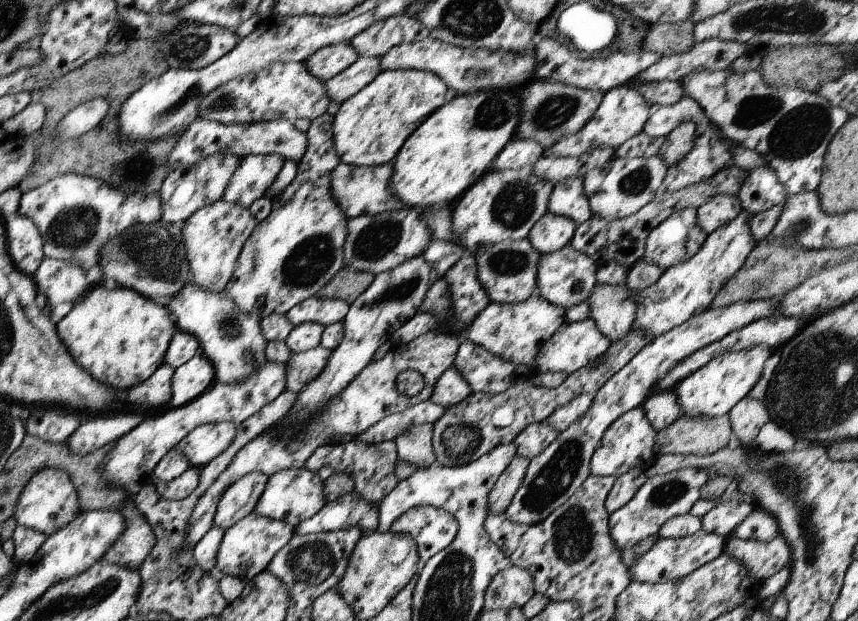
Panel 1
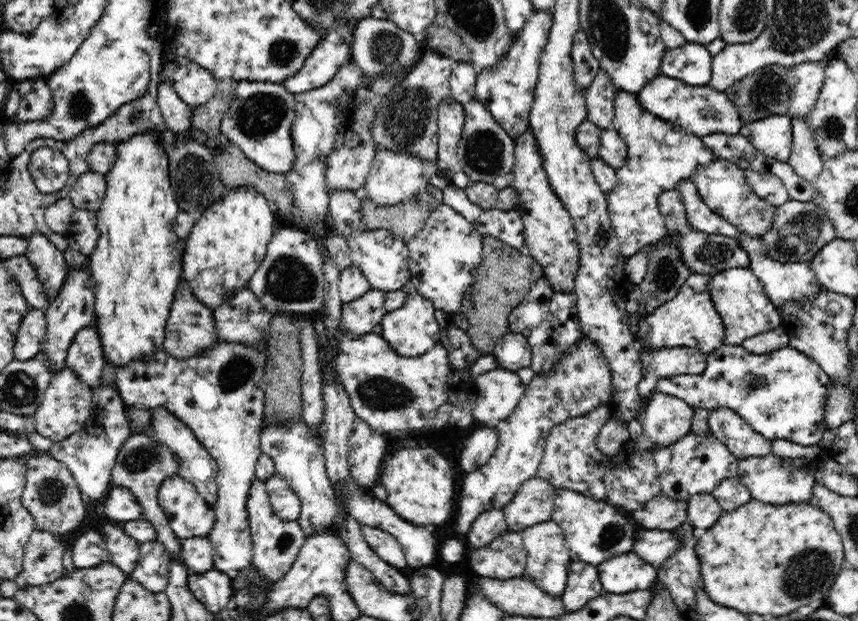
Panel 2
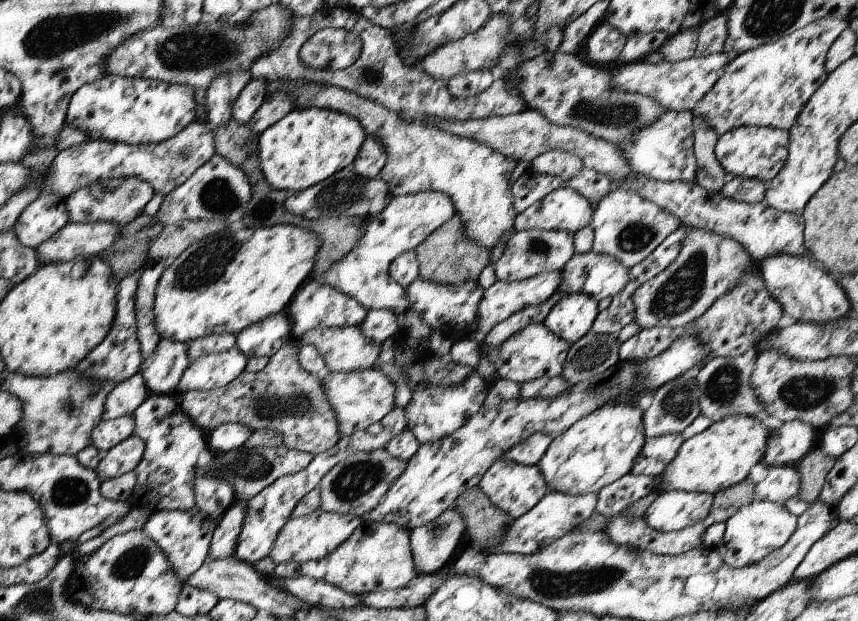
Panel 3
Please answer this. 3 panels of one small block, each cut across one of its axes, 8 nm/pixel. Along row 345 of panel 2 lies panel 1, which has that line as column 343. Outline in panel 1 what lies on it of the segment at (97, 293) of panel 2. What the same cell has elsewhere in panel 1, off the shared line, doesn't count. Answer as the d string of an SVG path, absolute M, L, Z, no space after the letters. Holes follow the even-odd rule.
M384 70L353 96L340 102L332 117L333 150L339 161L351 166L377 166L391 162L401 144L434 110L445 104L447 88L439 76L427 70Z

